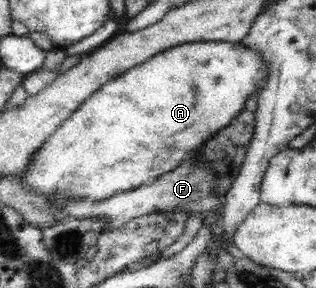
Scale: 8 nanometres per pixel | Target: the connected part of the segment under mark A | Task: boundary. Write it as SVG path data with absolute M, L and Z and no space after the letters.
M196 42L170 48L99 87L45 140L25 171L17 176L29 190L45 197L55 194L93 201L153 183L199 152L217 131L229 125L245 109L247 97L258 94L267 74L261 54L241 46L241 42Z

